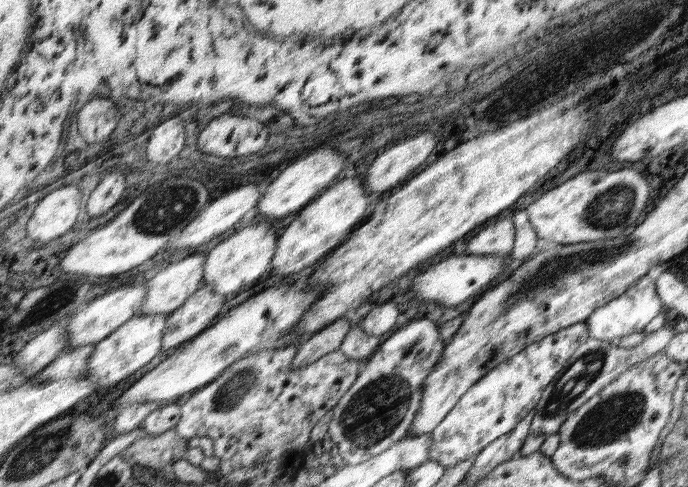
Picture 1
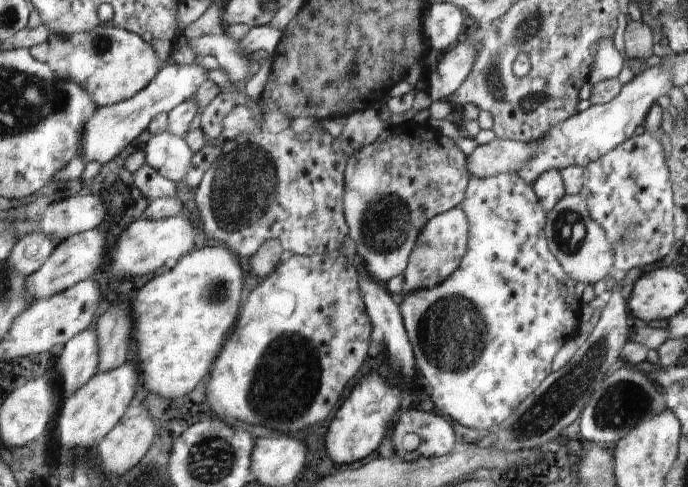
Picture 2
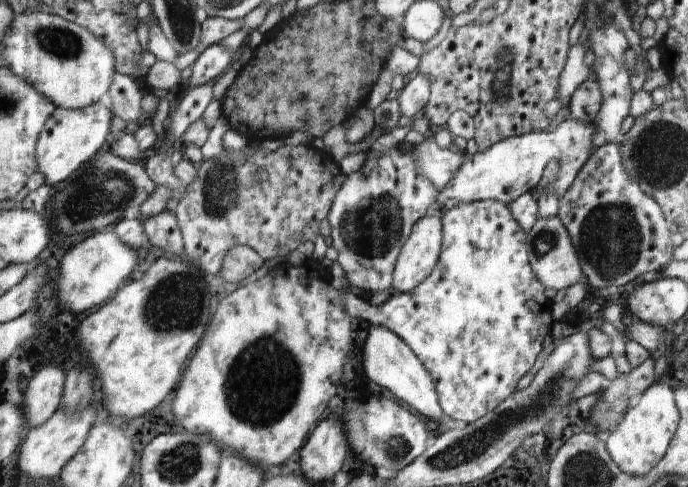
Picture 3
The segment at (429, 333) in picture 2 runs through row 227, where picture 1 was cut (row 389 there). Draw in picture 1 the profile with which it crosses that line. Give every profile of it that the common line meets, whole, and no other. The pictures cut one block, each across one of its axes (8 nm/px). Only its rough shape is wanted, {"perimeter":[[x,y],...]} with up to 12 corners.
{"perimeter":[[550,333],[482,377],[438,430],[429,460],[477,456],[535,408],[588,339]]}

